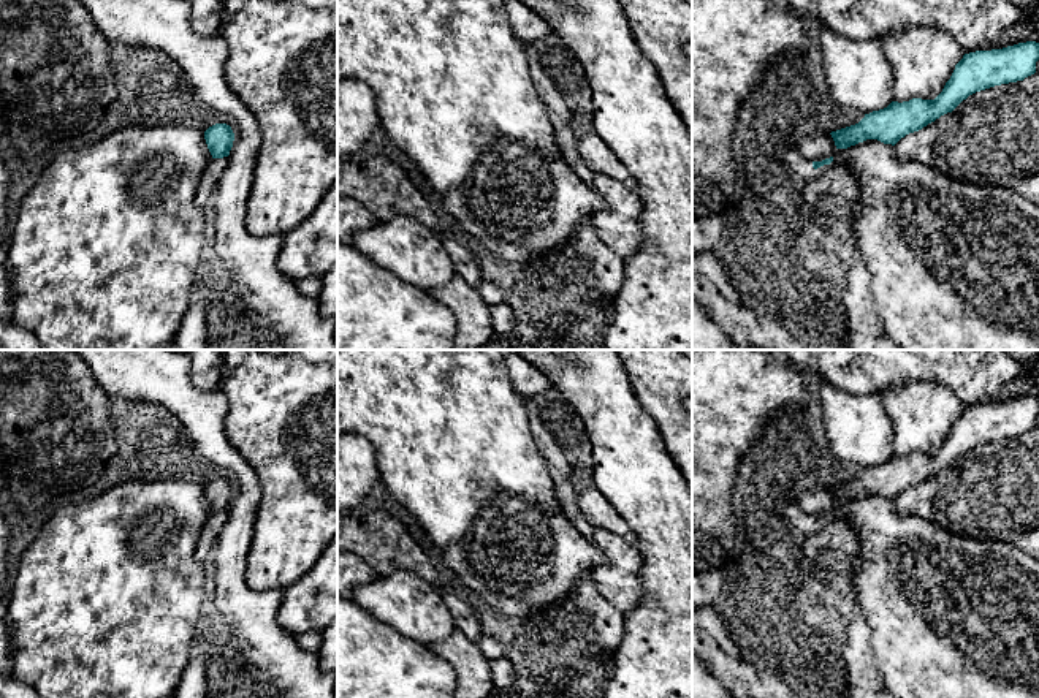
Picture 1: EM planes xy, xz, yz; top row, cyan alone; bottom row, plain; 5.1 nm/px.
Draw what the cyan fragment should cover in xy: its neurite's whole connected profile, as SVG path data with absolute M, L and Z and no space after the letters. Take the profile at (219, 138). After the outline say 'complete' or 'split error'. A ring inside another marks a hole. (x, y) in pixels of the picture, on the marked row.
M215 123L204 131L204 139L212 158L223 158L230 155L234 133L226 123Z | complete

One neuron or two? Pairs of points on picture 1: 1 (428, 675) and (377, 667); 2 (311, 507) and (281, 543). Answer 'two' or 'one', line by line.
1: one
2: one

